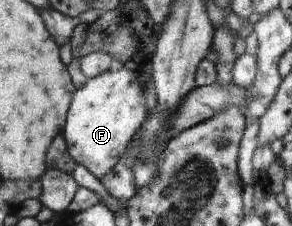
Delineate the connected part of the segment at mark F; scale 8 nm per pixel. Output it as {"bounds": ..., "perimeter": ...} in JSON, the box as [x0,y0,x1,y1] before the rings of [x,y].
{"bounds":[61,66,148,180],"perimeter":[[[123,66],[88,79],[73,94],[61,133],[76,163],[87,167],[99,180],[118,164],[148,118],[141,86],[133,72]]]}

